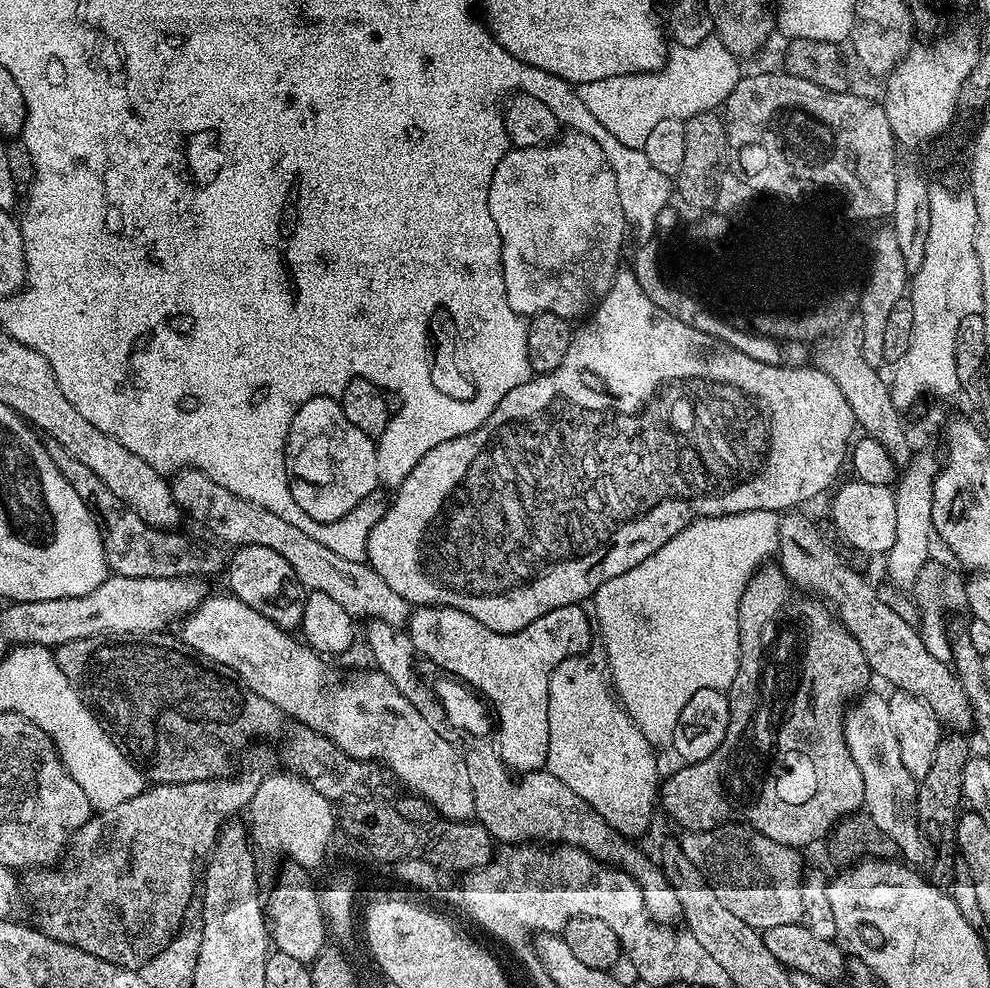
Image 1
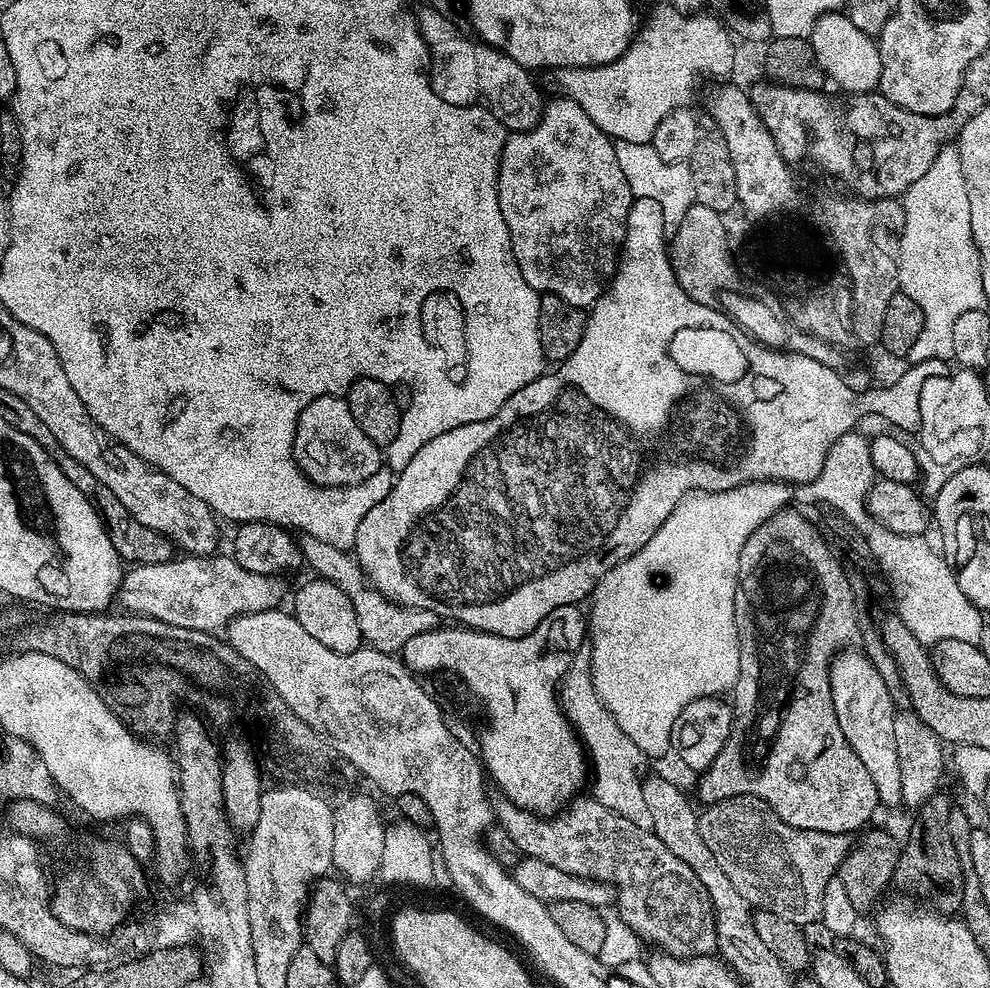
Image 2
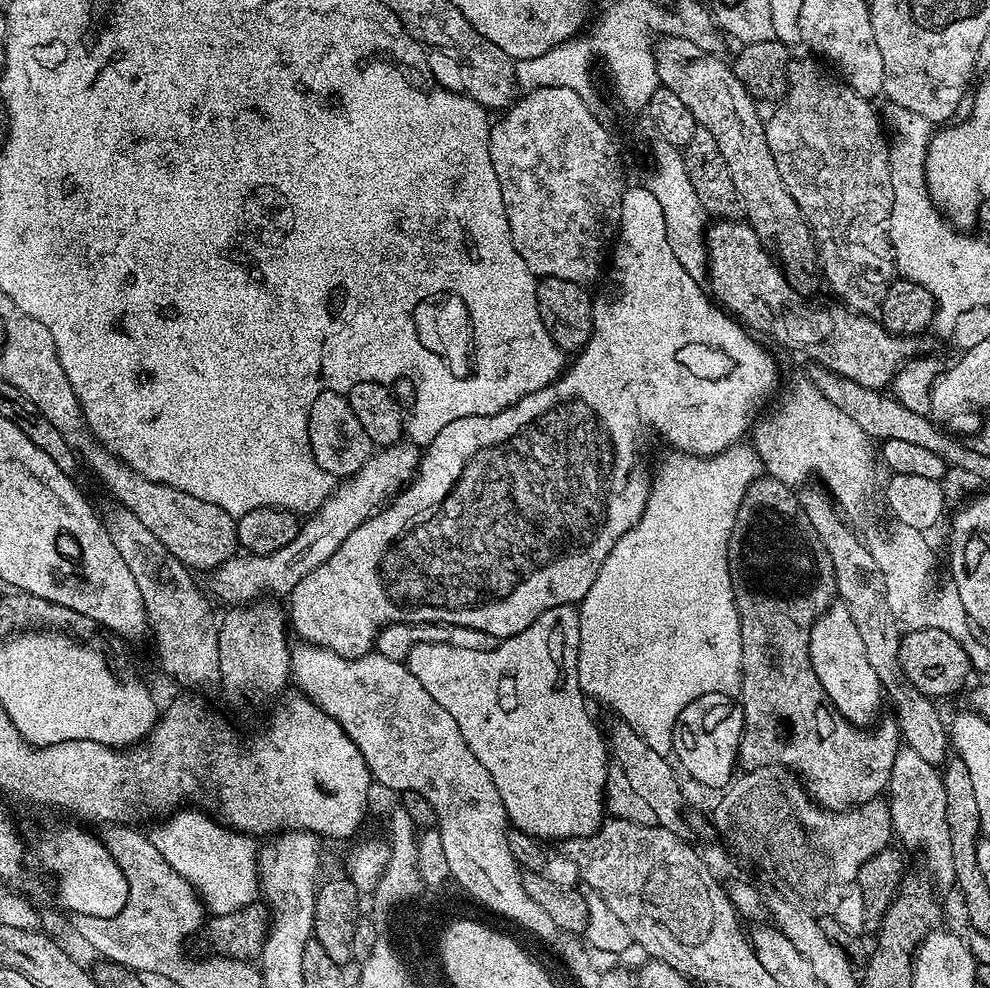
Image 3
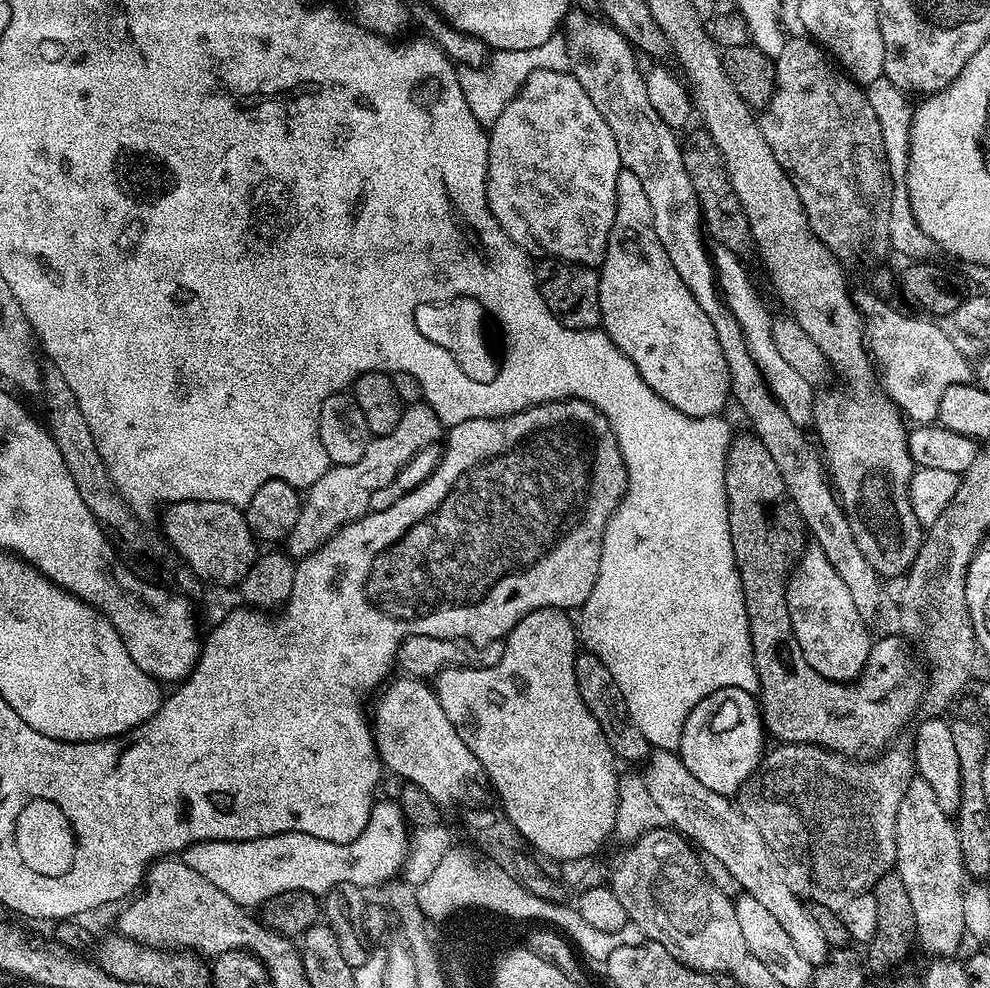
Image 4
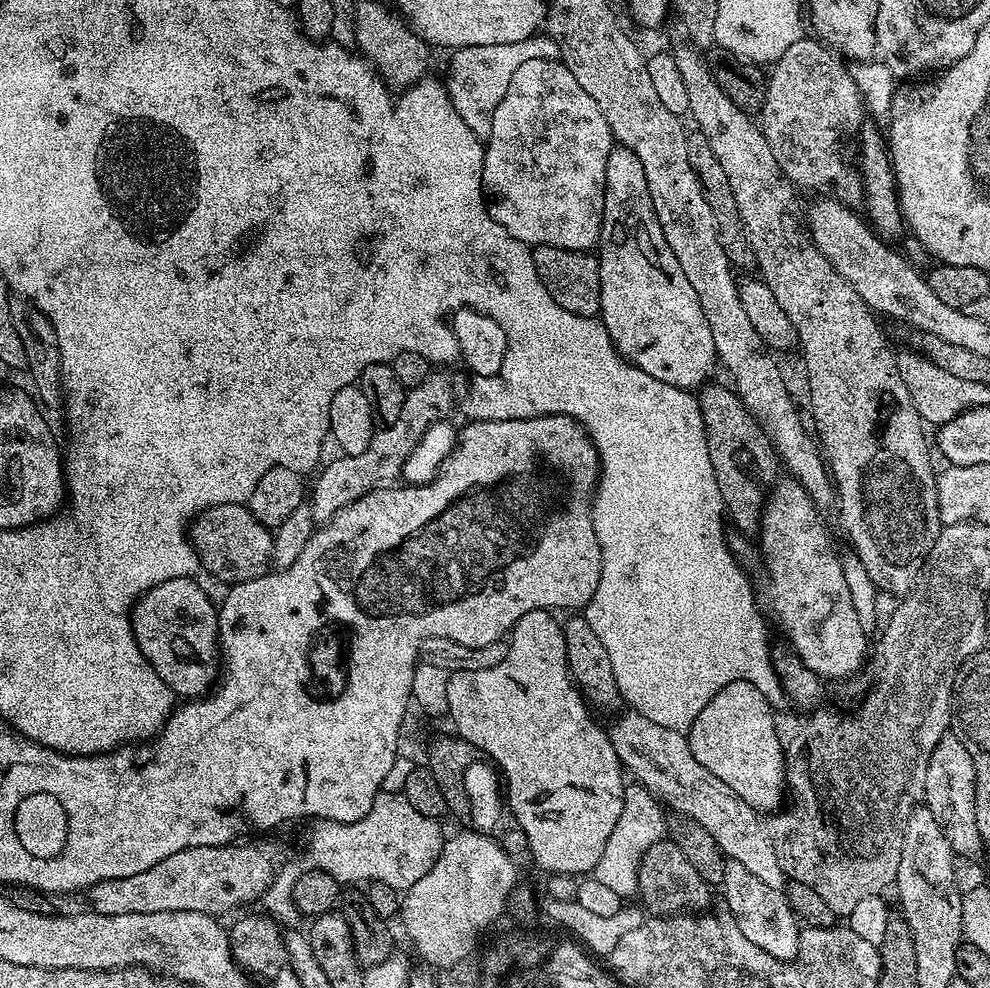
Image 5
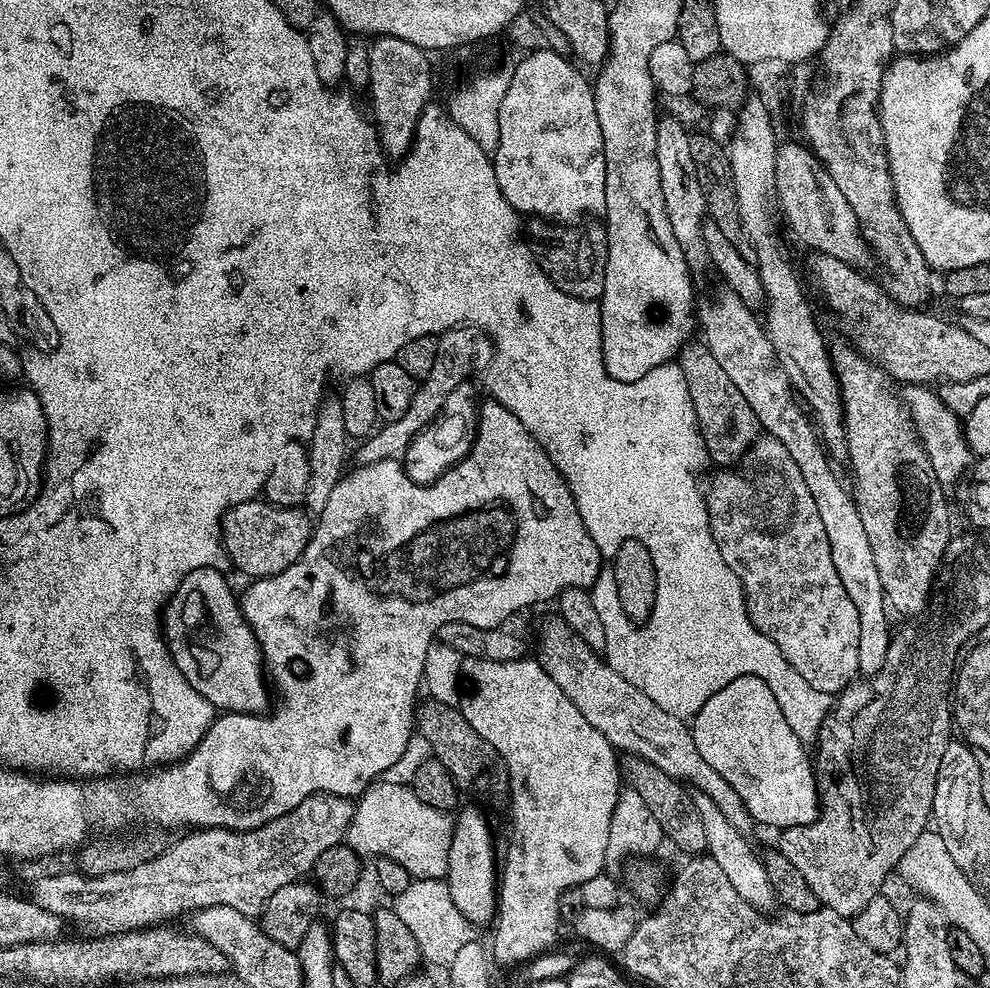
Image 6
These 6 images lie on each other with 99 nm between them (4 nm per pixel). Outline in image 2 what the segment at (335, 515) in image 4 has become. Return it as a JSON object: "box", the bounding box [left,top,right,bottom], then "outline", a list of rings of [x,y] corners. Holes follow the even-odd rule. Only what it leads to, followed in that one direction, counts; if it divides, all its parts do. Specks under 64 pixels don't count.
{"box":[118,555,284,633],"outline":[[[181,555],[164,564],[138,564],[129,567],[120,581],[118,604],[125,613],[149,616],[170,626],[215,633],[235,616],[258,614],[281,607],[284,584],[279,575],[254,574],[232,559],[231,555]]]}

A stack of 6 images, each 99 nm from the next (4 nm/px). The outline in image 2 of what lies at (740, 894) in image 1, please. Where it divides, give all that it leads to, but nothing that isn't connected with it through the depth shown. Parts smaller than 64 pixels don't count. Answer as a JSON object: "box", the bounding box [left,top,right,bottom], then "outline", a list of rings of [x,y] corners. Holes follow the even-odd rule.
{"box":[698,796,854,926],"outline":[[[732,796],[729,800],[719,800],[717,804],[707,805],[698,815],[698,834],[702,836],[702,842],[706,842],[706,850],[710,850],[710,854],[714,854],[714,862],[718,862],[718,866],[722,866],[722,874],[726,874],[726,878],[730,878],[731,885],[734,890],[738,890],[738,894],[742,894],[742,898],[753,909],[761,912],[769,912],[770,914],[778,914],[778,918],[786,918],[786,922],[794,922],[801,926],[809,926],[808,924],[816,924],[820,919],[820,911],[822,910],[822,894],[826,894],[826,882],[830,882],[830,878],[834,878],[840,871],[840,863],[846,858],[846,854],[851,850],[854,840],[851,835],[843,836],[842,834],[826,834],[818,830],[798,830],[792,828],[789,824],[783,824],[780,820],[772,815],[771,811],[759,800],[753,796]]]}

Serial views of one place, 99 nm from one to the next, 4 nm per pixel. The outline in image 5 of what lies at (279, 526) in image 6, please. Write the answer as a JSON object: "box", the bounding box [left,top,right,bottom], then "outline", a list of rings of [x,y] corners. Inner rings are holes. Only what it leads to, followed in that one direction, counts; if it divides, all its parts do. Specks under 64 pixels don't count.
{"box":[190,504,273,585],"outline":[[[223,504],[200,513],[190,525],[192,549],[201,569],[225,580],[225,585],[241,584],[265,575],[272,558],[273,529],[266,527],[244,504]]]}

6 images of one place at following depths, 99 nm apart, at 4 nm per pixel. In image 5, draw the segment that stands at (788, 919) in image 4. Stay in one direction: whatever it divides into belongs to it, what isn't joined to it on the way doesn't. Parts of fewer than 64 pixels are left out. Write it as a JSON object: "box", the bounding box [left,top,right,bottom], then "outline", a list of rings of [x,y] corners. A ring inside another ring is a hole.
{"box":[610,710,786,889],"outline":[[[628,710],[625,713],[625,716],[618,717],[613,722],[612,728],[610,727],[612,745],[621,765],[631,775],[633,772],[636,775],[633,777],[643,784],[665,809],[671,810],[675,815],[685,816],[698,822],[698,826],[702,826],[702,830],[706,830],[706,834],[710,834],[710,838],[714,838],[714,842],[718,842],[721,852],[727,859],[742,862],[742,866],[746,866],[746,870],[750,870],[750,874],[754,874],[754,878],[762,878],[762,882],[766,882],[766,886],[783,889],[786,877],[774,854],[774,846],[768,837],[768,830],[761,813],[746,802],[742,802],[742,798],[738,798],[738,794],[734,794],[734,790],[730,790],[730,786],[726,786],[726,782],[722,782],[722,778],[714,778],[714,774],[710,774],[710,770],[706,770],[706,766],[702,766],[702,762],[698,762],[698,758],[694,758],[685,733],[678,730],[666,730],[666,726],[658,726],[658,722],[650,722],[650,718],[642,718],[637,712]]]}

